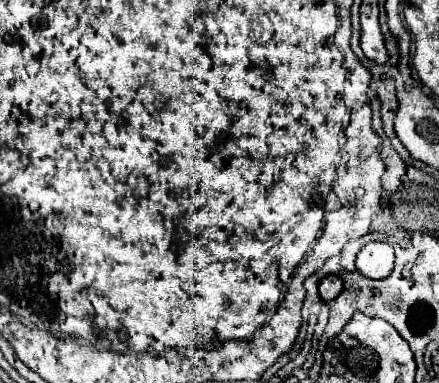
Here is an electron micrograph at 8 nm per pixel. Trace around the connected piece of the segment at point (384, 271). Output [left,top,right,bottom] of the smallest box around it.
[357,242,393,280]

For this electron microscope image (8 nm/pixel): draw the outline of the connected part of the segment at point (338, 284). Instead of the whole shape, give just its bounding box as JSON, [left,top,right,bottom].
[319,276,343,302]

